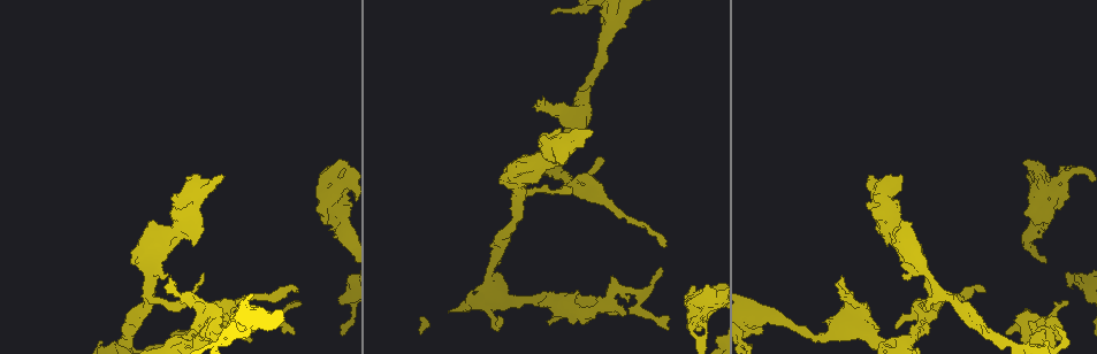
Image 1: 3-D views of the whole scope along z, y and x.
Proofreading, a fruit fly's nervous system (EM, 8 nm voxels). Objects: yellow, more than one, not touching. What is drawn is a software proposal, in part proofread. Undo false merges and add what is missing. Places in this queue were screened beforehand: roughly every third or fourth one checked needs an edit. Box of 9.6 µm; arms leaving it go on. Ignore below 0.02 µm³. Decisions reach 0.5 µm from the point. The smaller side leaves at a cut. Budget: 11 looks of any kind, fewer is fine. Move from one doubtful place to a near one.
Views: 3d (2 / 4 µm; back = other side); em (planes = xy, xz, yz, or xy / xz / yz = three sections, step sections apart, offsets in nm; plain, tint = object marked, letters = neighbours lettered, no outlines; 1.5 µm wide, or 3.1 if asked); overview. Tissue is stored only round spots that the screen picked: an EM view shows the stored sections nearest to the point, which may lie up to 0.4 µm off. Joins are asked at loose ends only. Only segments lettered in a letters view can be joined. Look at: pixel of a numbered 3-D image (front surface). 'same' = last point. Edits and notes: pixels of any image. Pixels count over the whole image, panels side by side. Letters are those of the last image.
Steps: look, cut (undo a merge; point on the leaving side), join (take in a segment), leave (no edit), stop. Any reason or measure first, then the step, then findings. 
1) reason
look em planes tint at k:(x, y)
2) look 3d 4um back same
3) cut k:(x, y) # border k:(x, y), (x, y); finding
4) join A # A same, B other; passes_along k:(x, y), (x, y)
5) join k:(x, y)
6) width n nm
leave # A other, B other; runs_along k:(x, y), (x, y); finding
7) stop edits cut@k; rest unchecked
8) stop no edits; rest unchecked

an open end
look 3d 4um at 1:(601, 158)

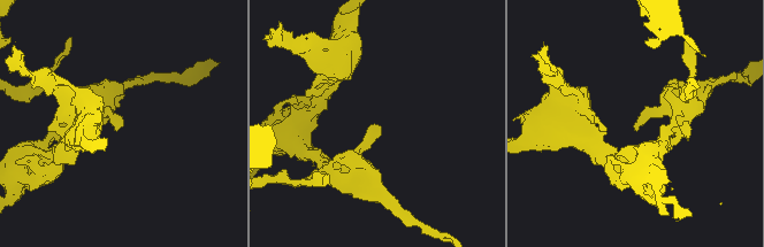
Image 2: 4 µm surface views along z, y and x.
need the tissue
look em planes tint at 2:(636, 128)

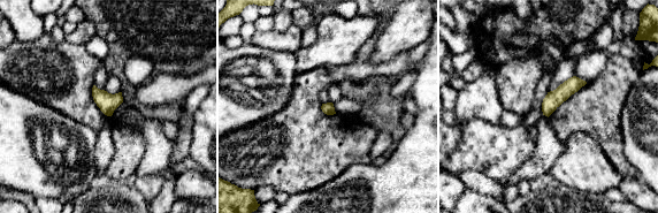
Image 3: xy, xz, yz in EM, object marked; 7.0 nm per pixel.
what lies round it
look em planes letters same

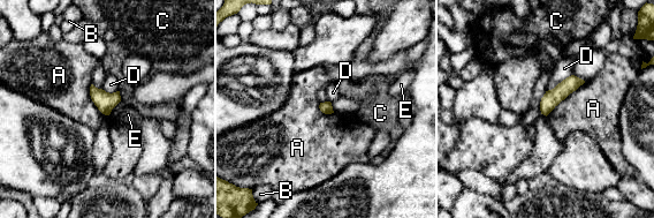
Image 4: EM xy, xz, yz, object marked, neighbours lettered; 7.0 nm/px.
leave # A other, B other, C other, D other, E other; border 4:(585, 82), (570, 92), (546, 115); none of them fits

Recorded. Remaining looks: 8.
branch stops here
look em planes letters at 1:(168, 277)

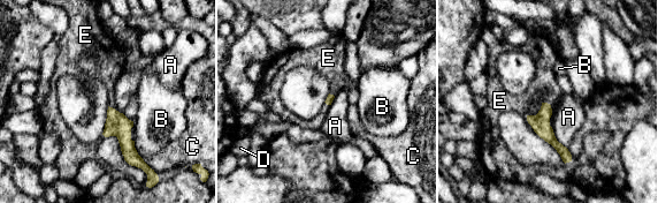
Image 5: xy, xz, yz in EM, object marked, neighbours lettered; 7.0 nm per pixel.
join E # A other, B other, C other, D other, E same; the neuron continues

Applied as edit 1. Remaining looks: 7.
see it whole again
look overview

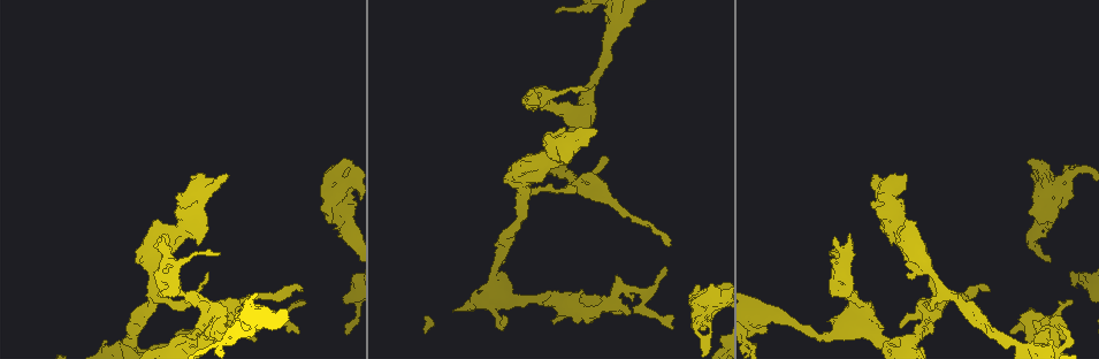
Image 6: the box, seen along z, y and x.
look em planes tint at 6:(296, 332)

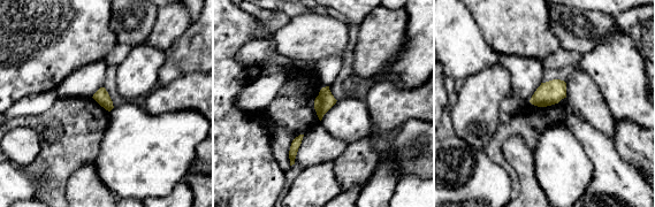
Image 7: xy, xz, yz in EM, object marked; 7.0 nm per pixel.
look em planes letters same

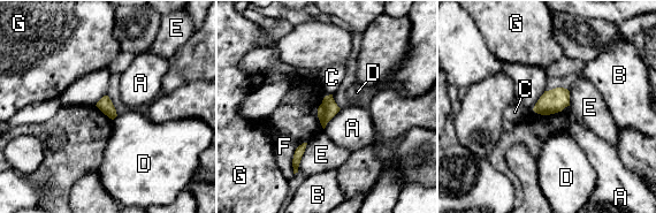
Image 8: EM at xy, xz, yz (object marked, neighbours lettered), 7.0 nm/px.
leave # A other, B other, C other, D other, E other, F other, G other; border 8:(341, 108), (323, 129); no lettered segment goes on from it

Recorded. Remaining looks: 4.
free end
look em planes letters at 6:(502, 318)

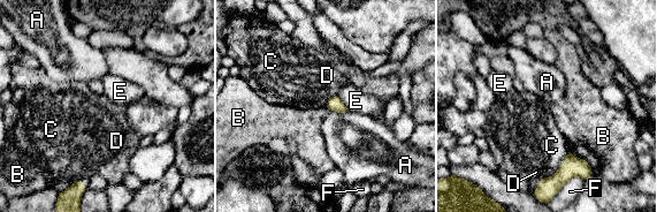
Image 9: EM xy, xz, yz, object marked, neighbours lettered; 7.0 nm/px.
leave # A other, B other, C other, D other, E other, F other; border 9:(326, 106), (337, 112), (346, 110); none of them fits

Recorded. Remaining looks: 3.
stop edits join@5; rest unchecked

